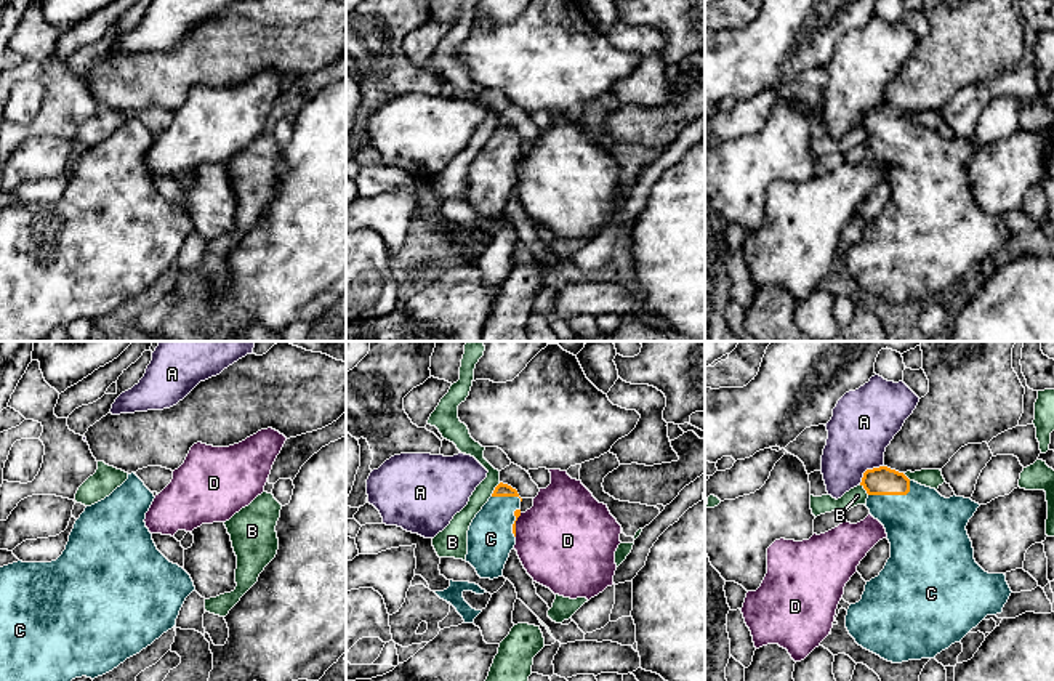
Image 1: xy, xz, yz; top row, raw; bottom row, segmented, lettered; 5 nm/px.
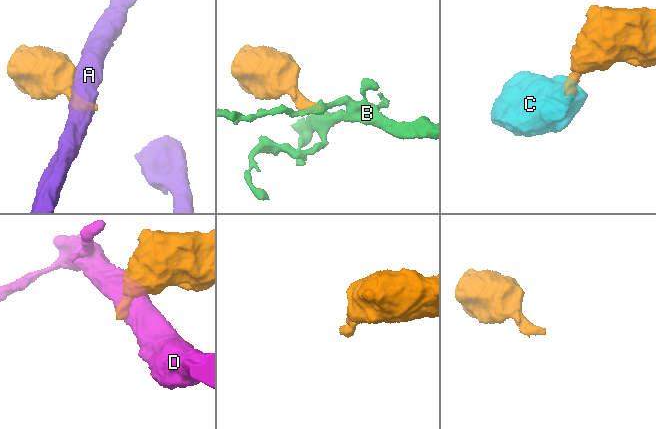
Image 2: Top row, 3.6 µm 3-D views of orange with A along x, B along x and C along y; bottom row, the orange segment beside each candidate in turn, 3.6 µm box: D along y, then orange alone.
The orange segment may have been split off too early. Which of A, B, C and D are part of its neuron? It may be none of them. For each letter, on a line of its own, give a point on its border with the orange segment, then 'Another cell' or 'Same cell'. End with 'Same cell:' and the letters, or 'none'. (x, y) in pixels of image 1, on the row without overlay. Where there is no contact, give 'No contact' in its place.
A: Touches orange at yz (867, 111). Another cell
B: Touches orange at xz (495, 130). Another cell
C: Touches orange at yz (893, 135). Same cell
D: Touches orange at xz (514, 165). Another cell
Same cell: C

